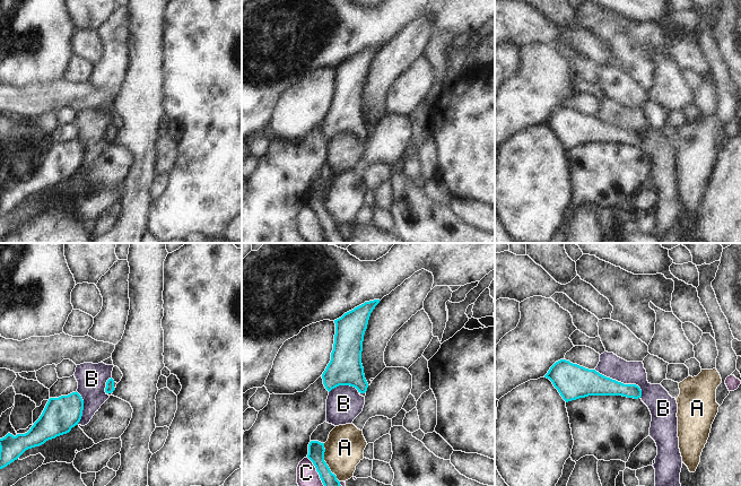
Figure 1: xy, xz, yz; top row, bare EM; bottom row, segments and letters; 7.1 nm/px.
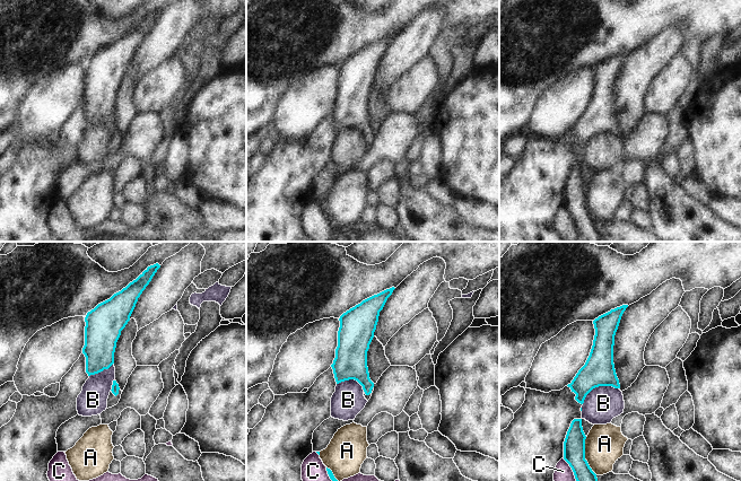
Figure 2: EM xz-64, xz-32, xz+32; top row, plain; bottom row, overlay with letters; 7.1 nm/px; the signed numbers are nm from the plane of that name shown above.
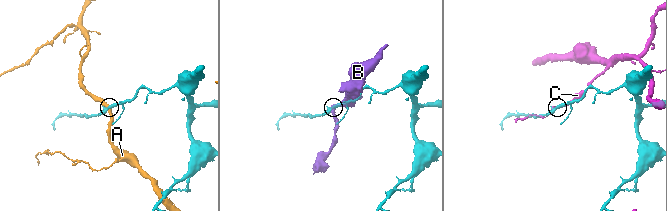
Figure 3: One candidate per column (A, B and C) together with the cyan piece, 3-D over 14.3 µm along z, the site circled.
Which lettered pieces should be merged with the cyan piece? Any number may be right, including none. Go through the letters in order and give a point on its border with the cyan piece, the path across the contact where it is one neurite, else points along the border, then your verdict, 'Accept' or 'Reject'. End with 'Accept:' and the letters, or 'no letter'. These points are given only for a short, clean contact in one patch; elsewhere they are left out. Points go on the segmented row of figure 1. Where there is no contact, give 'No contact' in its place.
A: Touches cyan at xz (325, 462). Boundary: xz (323, 443), (324, 461), (339, 482). Reject
B: Touches cyan at yz (620, 382). Reject
C: Touches cyan at xz (316, 470). Reject
Accept: no letter.

